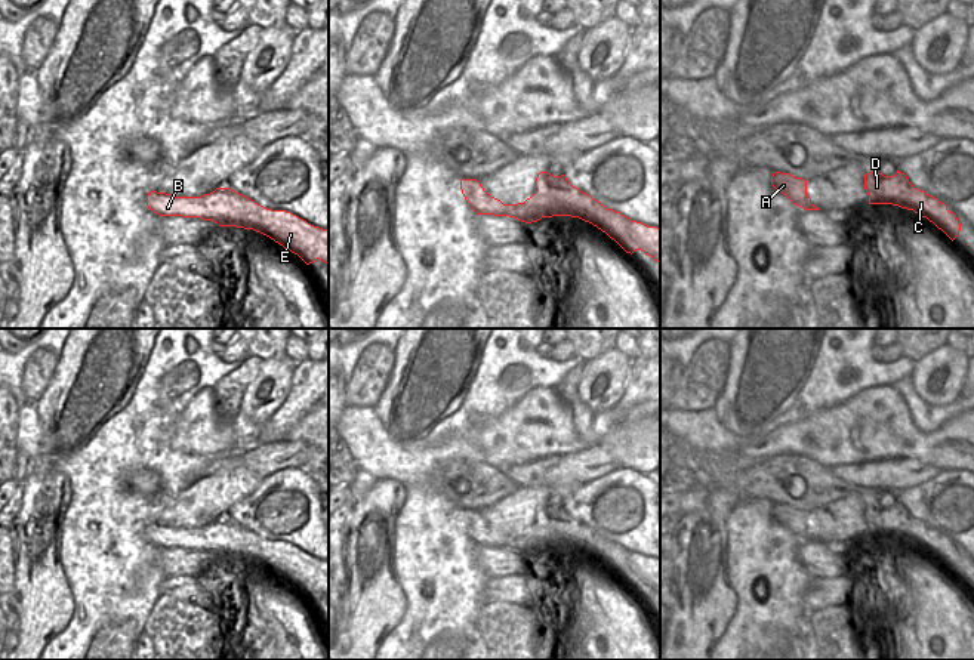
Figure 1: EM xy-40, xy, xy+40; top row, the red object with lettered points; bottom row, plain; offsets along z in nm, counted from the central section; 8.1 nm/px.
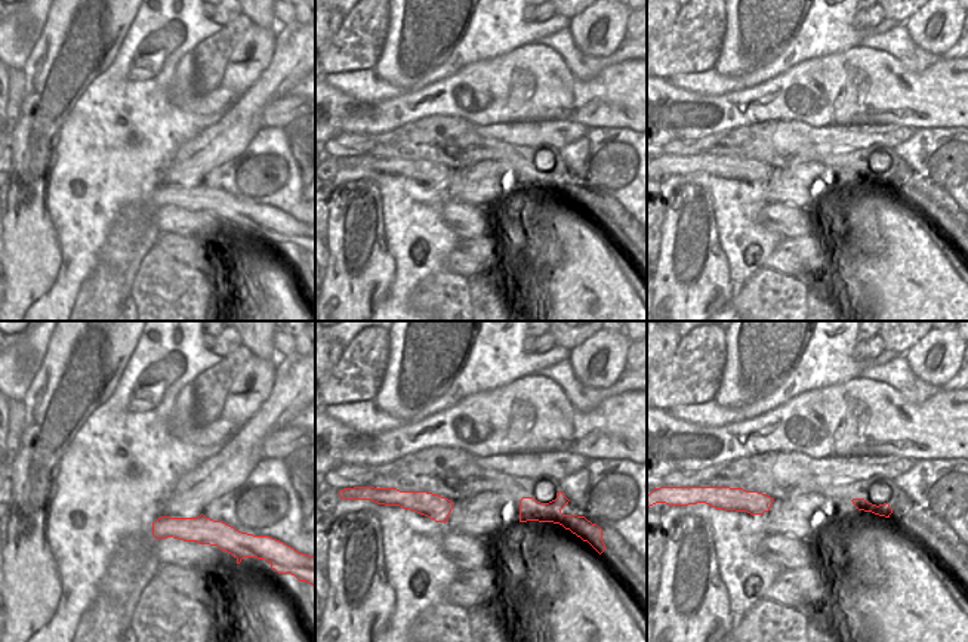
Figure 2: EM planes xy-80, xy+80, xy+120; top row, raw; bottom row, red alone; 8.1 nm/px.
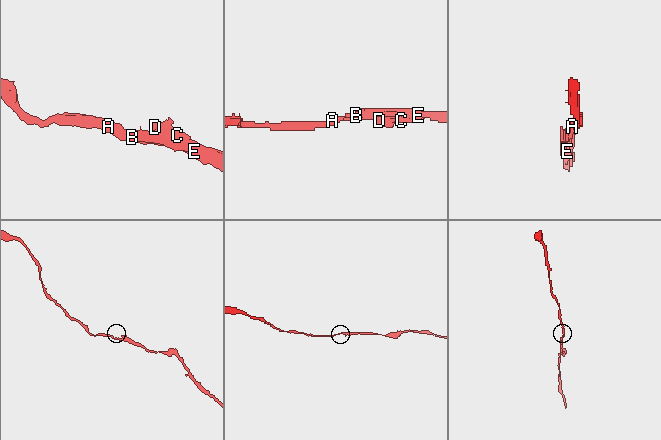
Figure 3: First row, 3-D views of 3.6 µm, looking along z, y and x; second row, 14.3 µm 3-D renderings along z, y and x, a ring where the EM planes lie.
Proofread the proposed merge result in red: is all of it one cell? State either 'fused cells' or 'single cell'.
single cell

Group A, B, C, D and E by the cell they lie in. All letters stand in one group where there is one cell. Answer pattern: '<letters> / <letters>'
A B C D E

